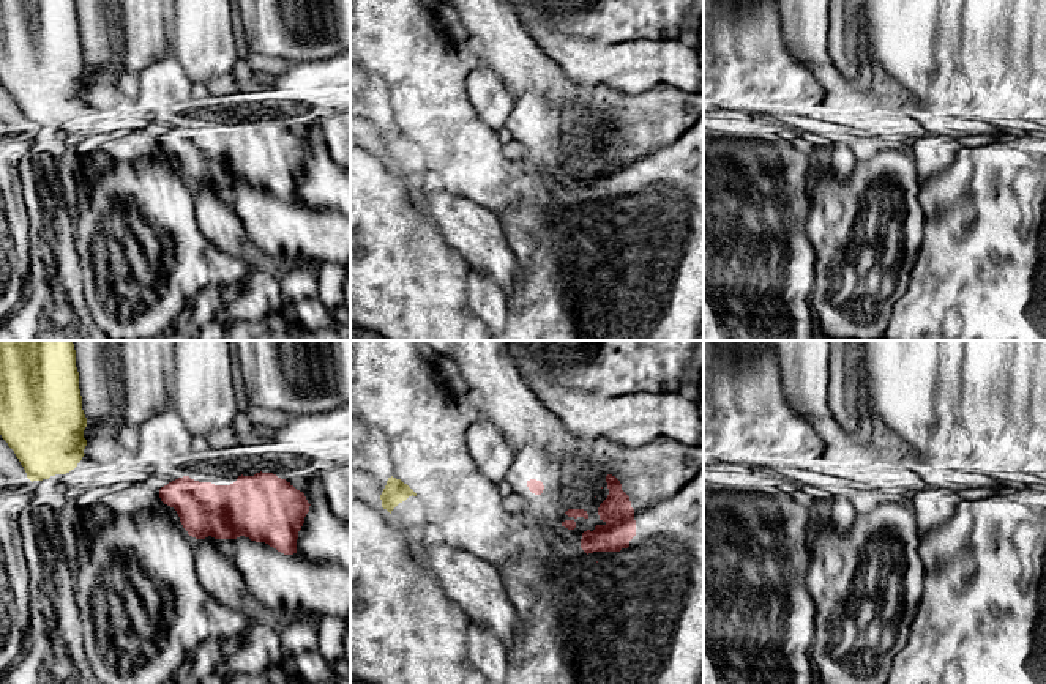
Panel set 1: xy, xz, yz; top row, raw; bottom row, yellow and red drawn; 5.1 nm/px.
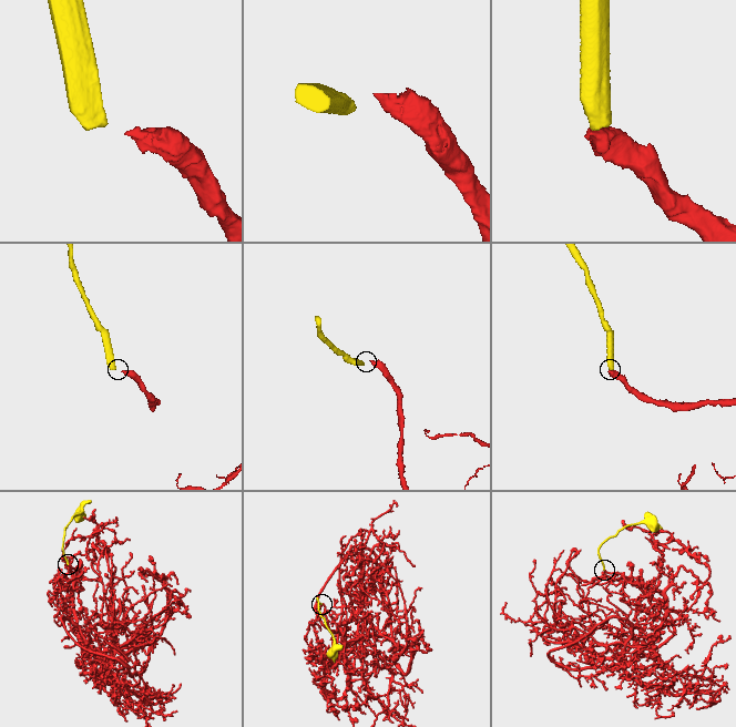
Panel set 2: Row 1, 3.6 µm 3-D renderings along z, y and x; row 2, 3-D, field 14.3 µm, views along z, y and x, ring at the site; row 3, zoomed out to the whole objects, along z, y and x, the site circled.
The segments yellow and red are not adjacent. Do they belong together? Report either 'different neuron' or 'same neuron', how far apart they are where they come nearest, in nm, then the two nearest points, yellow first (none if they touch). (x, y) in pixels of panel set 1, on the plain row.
different neuron | 420 nm | xy (84, 101), (160, 136)

